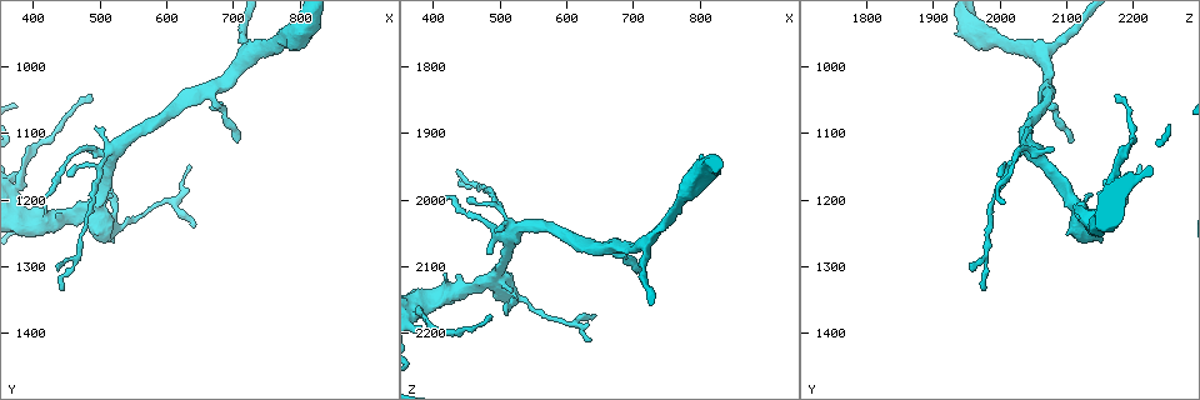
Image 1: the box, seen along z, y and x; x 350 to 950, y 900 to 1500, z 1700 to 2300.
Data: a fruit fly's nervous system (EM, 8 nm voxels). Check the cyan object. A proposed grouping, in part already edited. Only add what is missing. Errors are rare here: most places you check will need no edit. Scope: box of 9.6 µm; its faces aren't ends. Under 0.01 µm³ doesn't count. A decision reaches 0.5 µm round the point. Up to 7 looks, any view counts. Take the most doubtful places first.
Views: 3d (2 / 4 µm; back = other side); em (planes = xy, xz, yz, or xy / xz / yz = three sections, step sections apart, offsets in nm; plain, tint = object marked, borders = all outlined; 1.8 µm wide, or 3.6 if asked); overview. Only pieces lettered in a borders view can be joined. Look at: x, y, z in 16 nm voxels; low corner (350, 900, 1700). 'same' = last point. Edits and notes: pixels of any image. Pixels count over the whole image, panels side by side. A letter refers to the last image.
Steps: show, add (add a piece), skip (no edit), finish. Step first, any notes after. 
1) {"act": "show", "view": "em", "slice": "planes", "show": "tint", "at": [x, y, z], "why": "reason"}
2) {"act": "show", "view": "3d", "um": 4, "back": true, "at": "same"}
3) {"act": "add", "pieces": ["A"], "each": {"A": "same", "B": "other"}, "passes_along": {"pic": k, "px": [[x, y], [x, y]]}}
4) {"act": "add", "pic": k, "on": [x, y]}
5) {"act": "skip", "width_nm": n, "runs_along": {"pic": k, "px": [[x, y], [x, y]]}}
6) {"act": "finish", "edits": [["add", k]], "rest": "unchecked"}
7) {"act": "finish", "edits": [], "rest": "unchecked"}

{"act": "show", "view": "em", "slice": "planes", "show": "tint", "at": [525, 1120, 2045], "why": "four or more arms meet"}

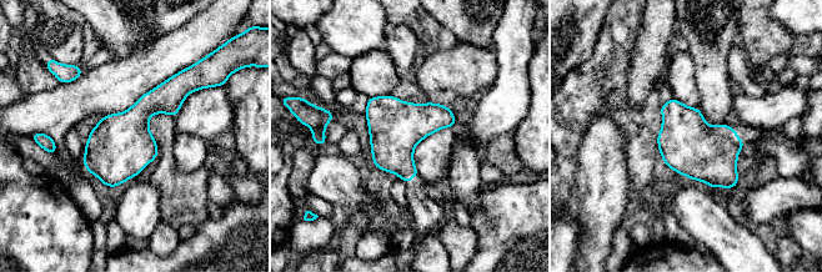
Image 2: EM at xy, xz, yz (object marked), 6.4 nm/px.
{"act": "show", "view": "em", "slice": "planes", "show": "borders", "at": "same"}

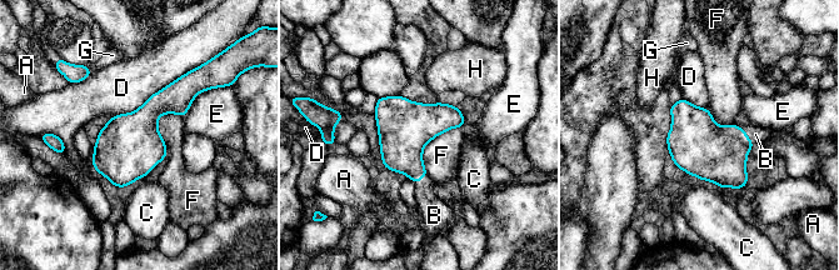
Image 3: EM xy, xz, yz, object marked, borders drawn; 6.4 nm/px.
{"act": "add", "pieces": ["B"], "each": {"A": "other", "B": "same", "C": "other", "D": "other", "E": "other", "F": "other", "G": "other", "H": "other"}, "passes_along": {"pic": 3, "px": [[713, 153], [747, 135], [755, 134]]}, "found": "it goes on there"}

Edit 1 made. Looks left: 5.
{"act": "show", "view": "overview"}

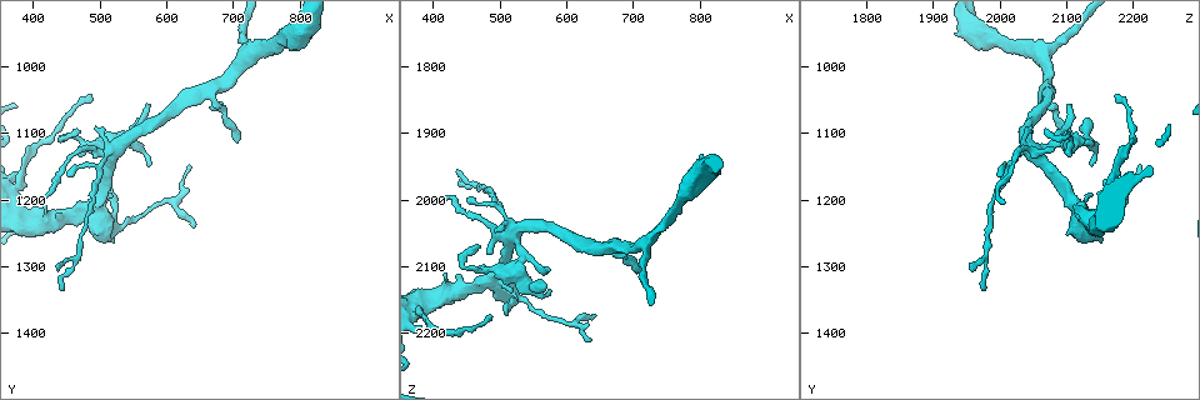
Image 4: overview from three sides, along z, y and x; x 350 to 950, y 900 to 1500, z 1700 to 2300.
{"act": "show", "view": "3d", "um": 4, "at": [485, 1040, 2170], "why": "long arm stops here"}

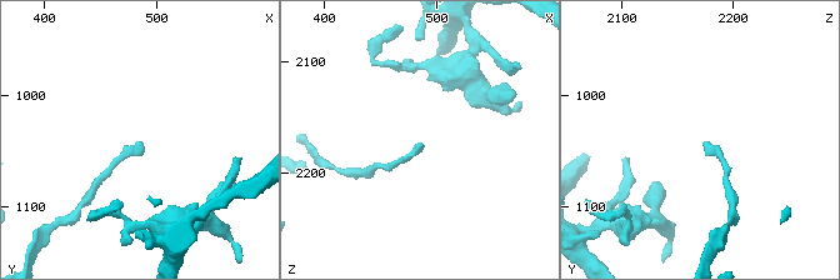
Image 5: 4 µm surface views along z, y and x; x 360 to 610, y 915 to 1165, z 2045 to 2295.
{"act": "show", "view": "em", "slice": "planes", "show": "borders", "at": [484, 1042, 2172]}

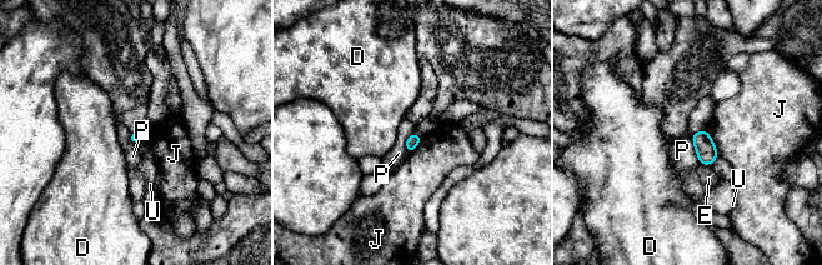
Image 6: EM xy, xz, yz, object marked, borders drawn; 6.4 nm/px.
{"act": "skip", "longest_contact_nm": ["P", 220], "each": {"D": "other", "E": "other", "J": "other", "P": "other", "U": "other"}, "border": {"pic": 6, "px": [[692, 133], [693, 149], [700, 164]]}, "found": "no lettered piece goes on from it"}

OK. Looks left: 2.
{"act": "show", "view": "em", "slice": "planes", "show": "borders", "at": [780, 955, 1990], "why": "calibre changes"}

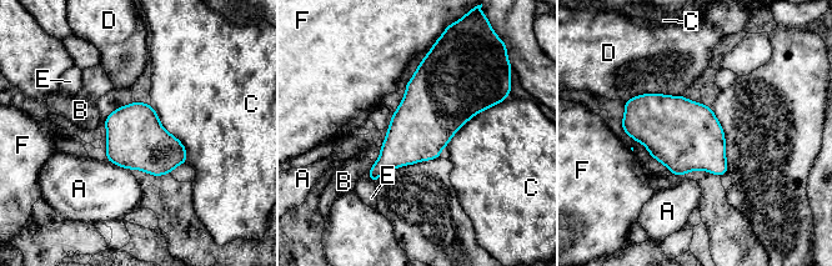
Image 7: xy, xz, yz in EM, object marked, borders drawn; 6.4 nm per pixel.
{"act": "skip", "width_nm": 380, "each": {"A": "other", "B": "other", "C": "other", "D": "other", "E": "other", "F": "other"}, "found": "no lettered piece goes on from it"}

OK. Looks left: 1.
{"act": "finish", "edits": [["add", 3]], "rest": "unchecked"}

